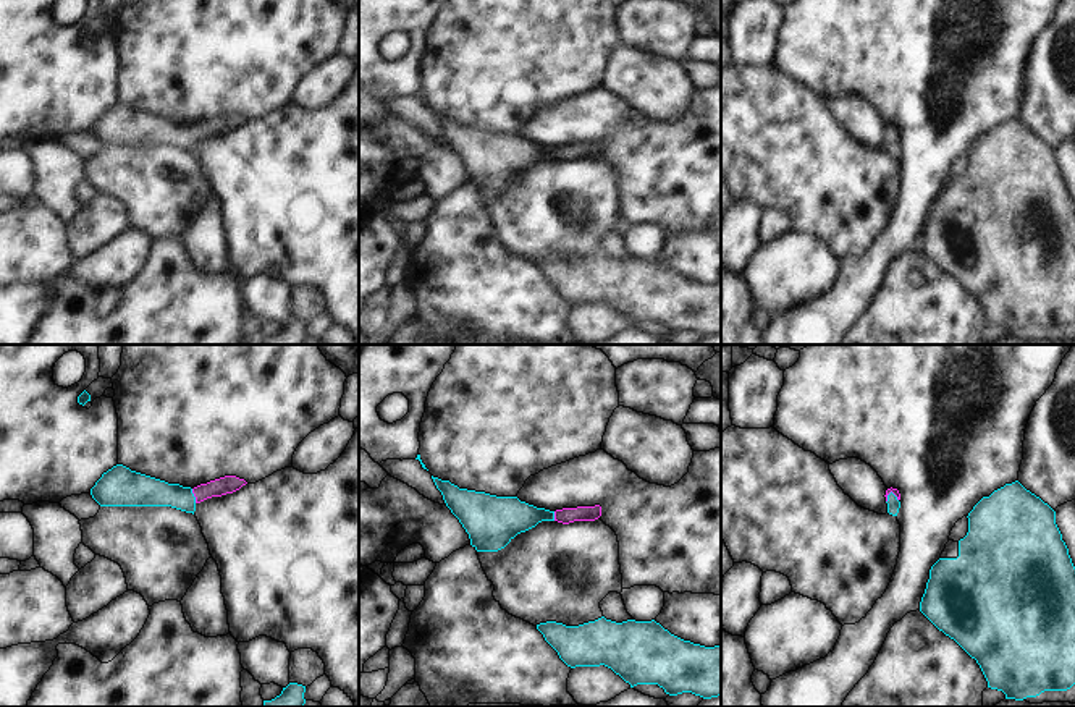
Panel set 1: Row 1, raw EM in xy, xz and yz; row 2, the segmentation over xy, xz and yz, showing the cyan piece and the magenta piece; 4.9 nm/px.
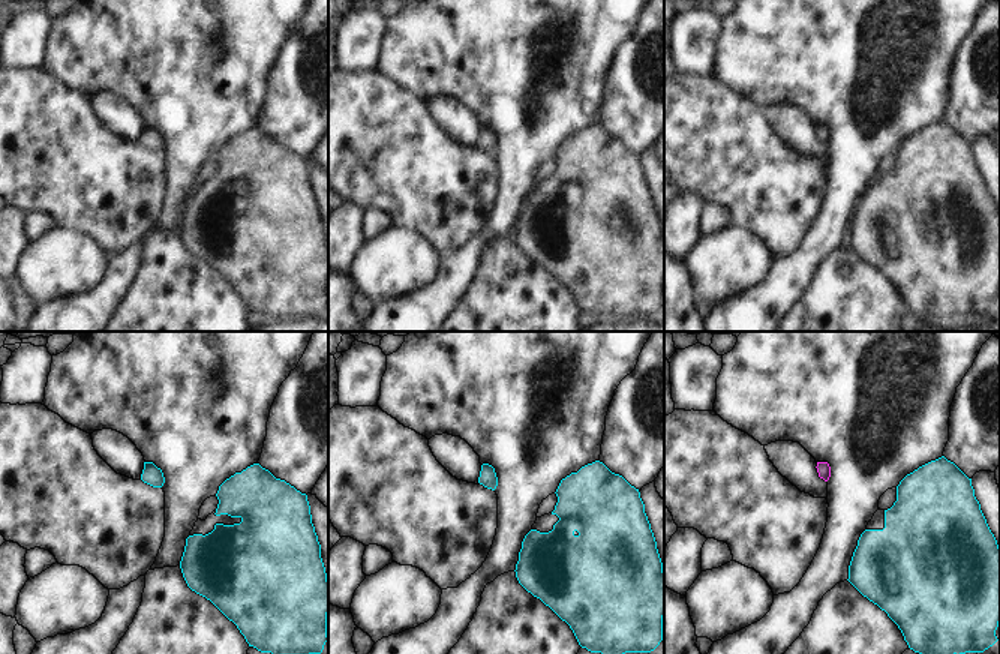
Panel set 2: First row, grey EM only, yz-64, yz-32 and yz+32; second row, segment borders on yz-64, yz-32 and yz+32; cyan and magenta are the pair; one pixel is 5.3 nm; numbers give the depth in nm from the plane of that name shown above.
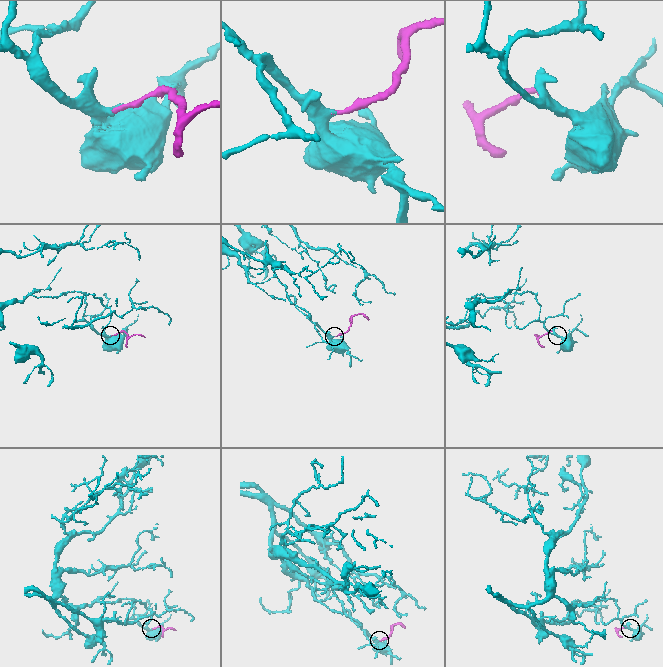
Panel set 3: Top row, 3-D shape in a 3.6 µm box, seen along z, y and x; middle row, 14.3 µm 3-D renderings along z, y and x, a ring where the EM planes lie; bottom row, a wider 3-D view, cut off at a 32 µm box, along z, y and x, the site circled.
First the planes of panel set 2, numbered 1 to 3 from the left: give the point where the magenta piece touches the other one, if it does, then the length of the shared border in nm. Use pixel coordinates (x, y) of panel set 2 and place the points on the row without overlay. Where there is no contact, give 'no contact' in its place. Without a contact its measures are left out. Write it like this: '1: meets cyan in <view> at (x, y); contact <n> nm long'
1: no contact
2: no contact
3: no contact

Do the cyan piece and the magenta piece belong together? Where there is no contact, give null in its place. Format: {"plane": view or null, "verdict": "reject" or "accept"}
{"plane": "xy", "verdict": "accept"}

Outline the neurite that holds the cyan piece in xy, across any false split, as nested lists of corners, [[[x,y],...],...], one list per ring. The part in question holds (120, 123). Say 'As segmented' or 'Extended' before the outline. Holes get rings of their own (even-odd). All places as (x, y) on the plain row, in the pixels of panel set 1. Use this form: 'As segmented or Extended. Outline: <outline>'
Extended. Outline: [[[116,102],[102,112],[91,133],[100,144],[171,144],[194,152],[197,141],[233,131],[246,121],[236,113],[225,113],[191,126]]]

